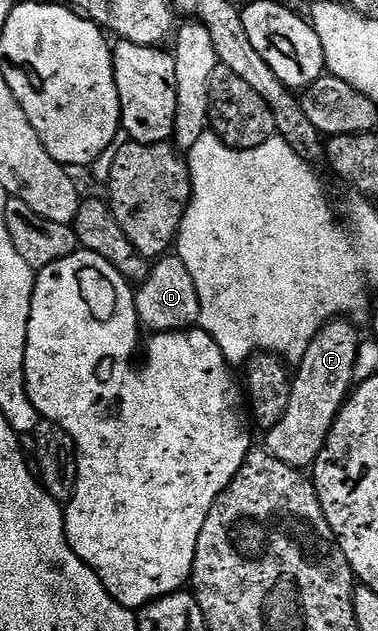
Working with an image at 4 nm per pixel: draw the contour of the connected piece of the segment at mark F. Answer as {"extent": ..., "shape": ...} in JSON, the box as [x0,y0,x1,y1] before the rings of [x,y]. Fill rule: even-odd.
{"extent":[267,321,362,471],"shape":[[[351,321],[327,322],[318,336],[314,336],[310,348],[306,348],[306,356],[302,356],[295,367],[290,408],[286,408],[286,416],[282,416],[282,420],[278,420],[278,424],[267,431],[267,450],[282,460],[282,464],[290,464],[296,470],[307,471],[315,466],[330,436],[334,420],[353,389],[354,366],[358,360],[362,335],[348,322]]]}

